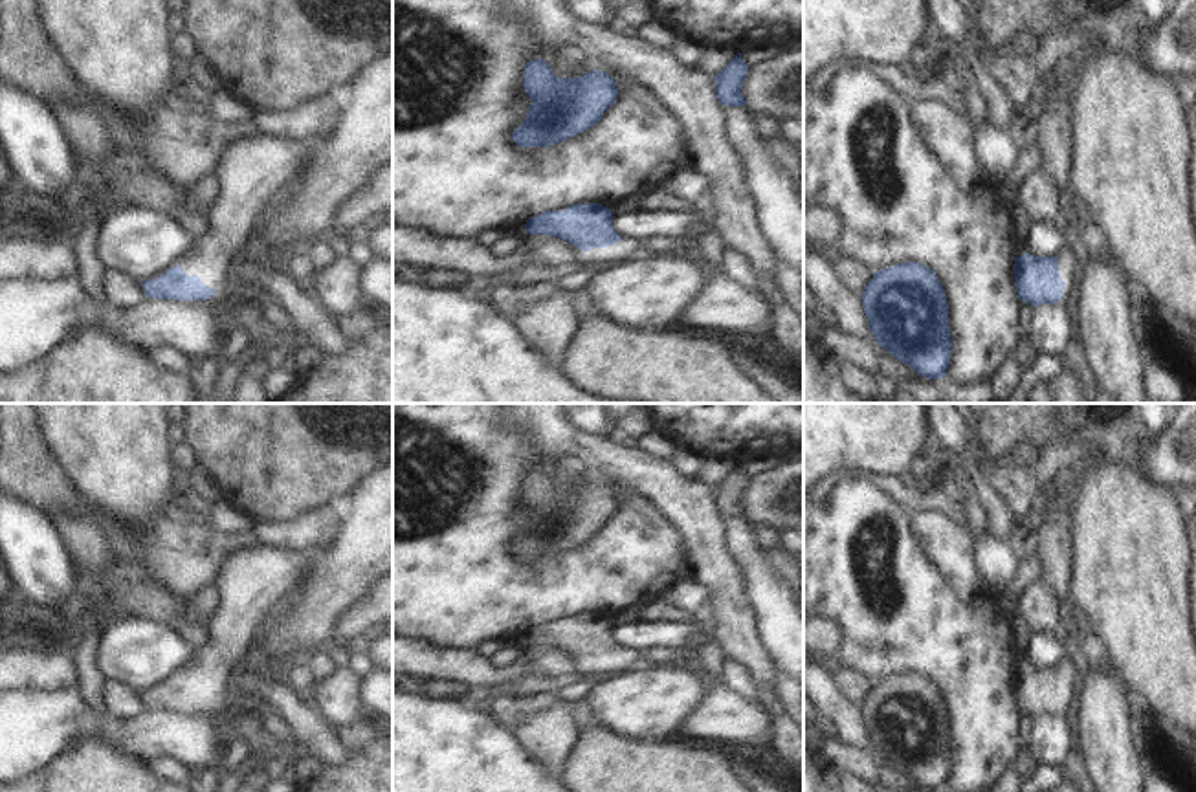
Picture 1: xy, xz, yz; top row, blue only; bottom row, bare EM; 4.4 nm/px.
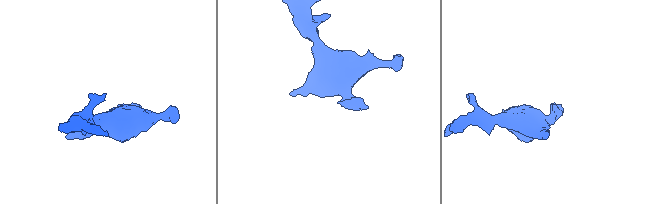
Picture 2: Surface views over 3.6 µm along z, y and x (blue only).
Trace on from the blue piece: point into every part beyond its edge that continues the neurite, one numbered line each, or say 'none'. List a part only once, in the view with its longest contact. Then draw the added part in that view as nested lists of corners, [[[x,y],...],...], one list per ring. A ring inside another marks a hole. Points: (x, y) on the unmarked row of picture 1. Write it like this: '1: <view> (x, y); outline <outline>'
1: xy (254, 583); outline [[[255,544],[229,554],[215,583],[220,603],[207,623],[207,644],[193,653],[178,676],[209,698],[220,697],[233,666],[249,658],[257,631],[301,587],[314,552],[292,556]]]

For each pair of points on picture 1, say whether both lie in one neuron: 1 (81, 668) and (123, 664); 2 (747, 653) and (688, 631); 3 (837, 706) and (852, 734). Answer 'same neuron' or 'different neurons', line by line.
1: different neurons
2: different neurons
3: same neuron

